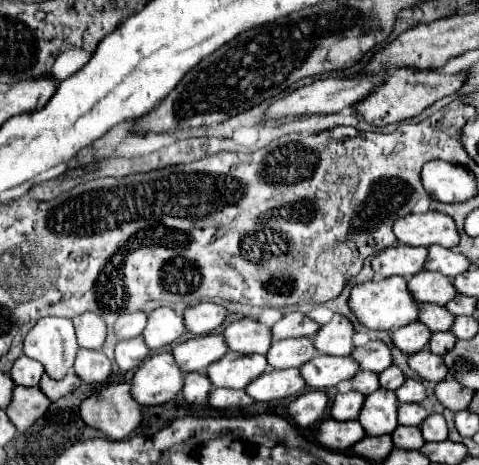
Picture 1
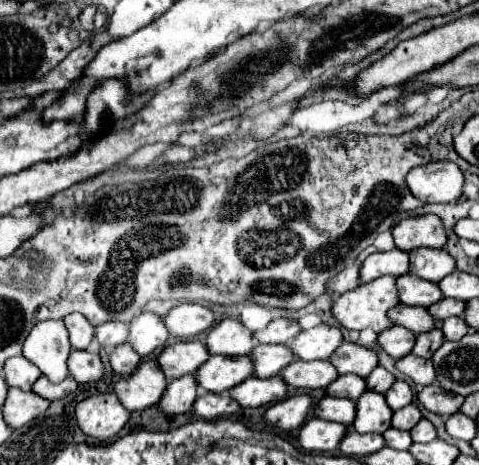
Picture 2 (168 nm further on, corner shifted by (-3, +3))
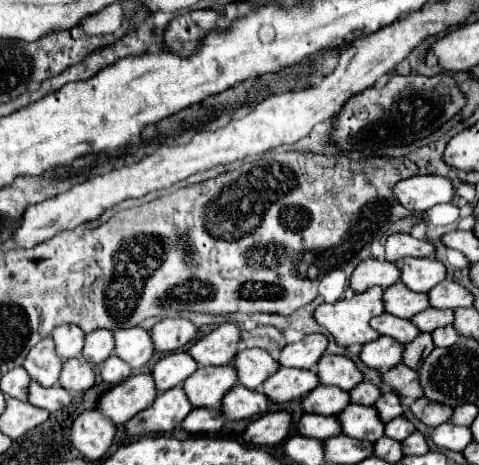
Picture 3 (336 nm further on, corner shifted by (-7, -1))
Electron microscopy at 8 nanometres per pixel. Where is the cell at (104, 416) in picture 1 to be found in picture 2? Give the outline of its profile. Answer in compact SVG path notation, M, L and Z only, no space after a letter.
M107 392L81 400L75 406L75 418L87 436L99 442L109 442L127 424L129 412L119 406L115 394Z

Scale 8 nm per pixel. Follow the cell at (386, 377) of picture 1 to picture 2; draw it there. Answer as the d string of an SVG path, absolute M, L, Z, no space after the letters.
M377 366L367 378L365 378L365 384L367 384L367 390L373 390L373 392L379 392L379 394L385 394L391 384L395 382L395 378L381 366Z

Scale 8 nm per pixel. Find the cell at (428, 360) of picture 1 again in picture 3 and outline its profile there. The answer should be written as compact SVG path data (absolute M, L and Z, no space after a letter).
M397 364L395 368L391 368L389 372L383 374L383 380L387 384L391 384L401 396L407 396L413 400L423 396L423 388L419 386L419 374L417 374L417 370L411 370L409 366Z

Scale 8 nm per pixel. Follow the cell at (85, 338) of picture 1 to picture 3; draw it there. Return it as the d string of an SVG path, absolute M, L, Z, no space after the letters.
M63 324L59 328L53 330L53 340L57 346L57 354L63 360L81 356L83 350L83 330L79 330L79 326L71 326L71 324Z

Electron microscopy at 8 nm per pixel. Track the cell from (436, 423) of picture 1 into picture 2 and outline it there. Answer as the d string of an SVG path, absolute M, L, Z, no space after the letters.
M421 420L421 422L417 422L417 426L411 430L411 438L413 438L413 442L419 442L419 444L425 444L425 442L431 442L431 440L435 440L437 438L437 432L435 432L435 428L433 428L433 424L429 422L429 420Z

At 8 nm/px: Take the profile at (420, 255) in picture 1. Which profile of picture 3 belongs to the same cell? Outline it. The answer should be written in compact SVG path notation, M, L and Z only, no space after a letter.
M369 258L363 260L351 280L349 286L355 292L365 292L371 286L381 286L381 288L389 288L391 284L395 284L399 280L399 264L397 262L387 262L387 260L377 260L377 258Z

